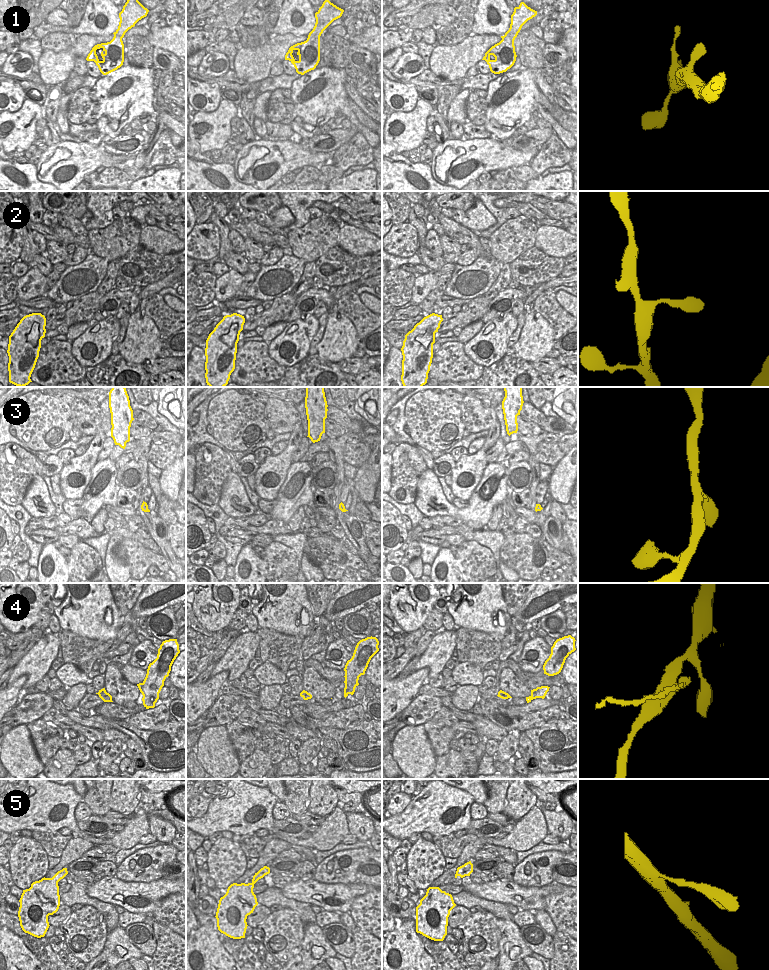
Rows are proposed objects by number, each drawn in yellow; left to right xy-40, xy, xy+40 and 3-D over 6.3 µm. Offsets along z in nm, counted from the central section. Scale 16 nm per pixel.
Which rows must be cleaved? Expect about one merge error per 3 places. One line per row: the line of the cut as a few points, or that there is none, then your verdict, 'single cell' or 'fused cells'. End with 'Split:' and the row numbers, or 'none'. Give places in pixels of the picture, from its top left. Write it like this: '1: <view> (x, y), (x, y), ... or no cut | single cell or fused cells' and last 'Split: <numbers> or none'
1: no cut | single cell
2: no cut | single cell
3: no cut | single cell
4: xy (347, 693), (345, 697) | fused cells
5: no cut | single cell
Split: 4

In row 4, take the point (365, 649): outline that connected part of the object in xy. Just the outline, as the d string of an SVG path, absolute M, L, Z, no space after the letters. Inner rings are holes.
M372 636L357 643L352 658L347 661L344 668L344 697L354 694L355 688L359 685L359 677L365 674L371 658L379 651L378 645L378 639Z

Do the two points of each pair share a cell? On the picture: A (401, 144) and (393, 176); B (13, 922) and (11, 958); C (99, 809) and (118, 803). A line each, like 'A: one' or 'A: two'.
A: two
B: two
C: two

